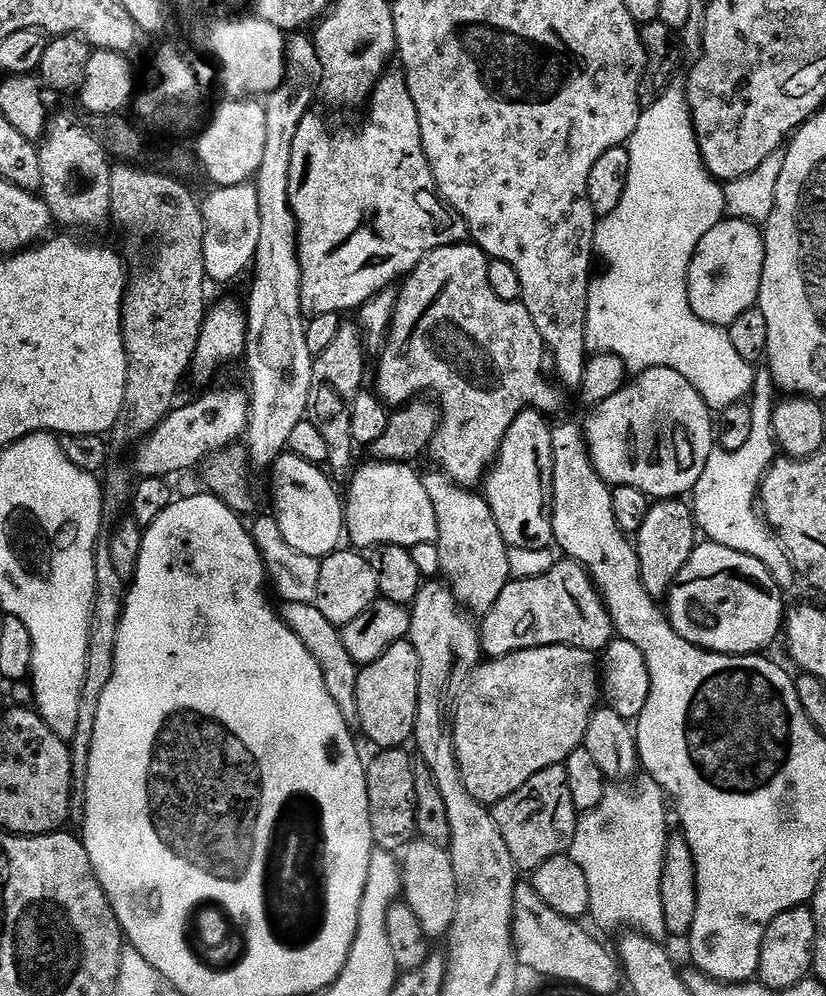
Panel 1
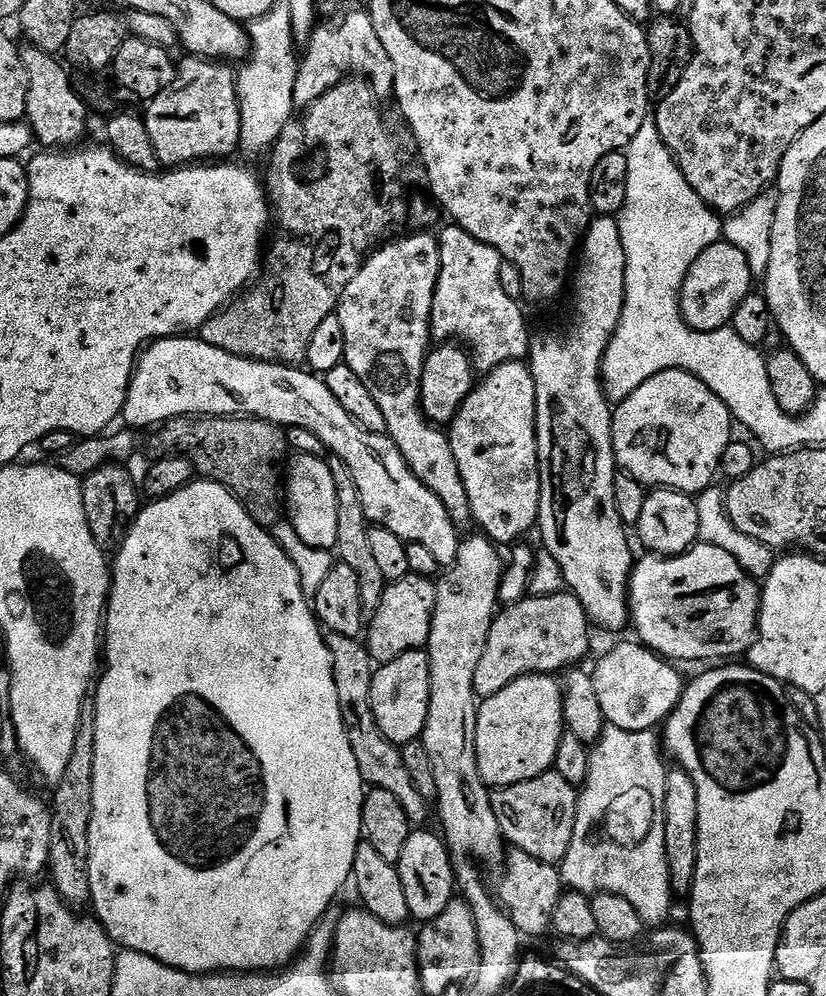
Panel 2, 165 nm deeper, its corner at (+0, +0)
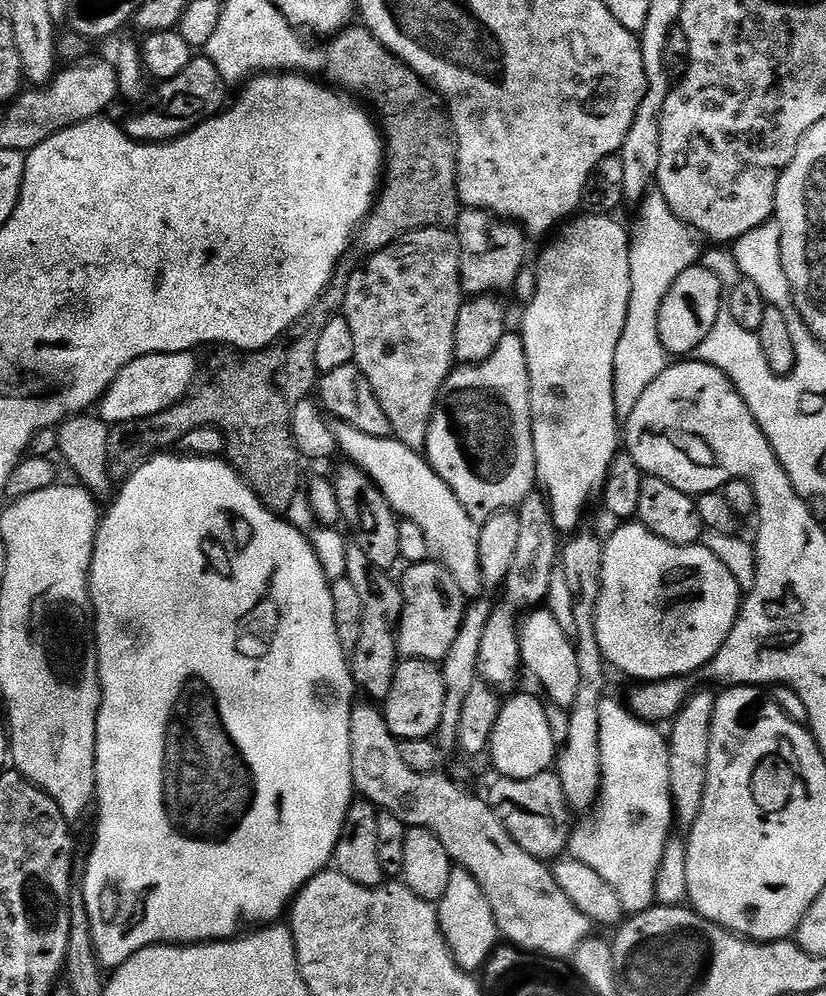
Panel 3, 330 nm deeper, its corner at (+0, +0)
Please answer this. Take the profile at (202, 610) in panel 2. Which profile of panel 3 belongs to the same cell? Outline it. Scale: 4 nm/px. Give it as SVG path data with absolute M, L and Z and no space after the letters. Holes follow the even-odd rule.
M157 454L157 455L155 455L155 456L153 456L153 457L151 457L151 458L149 458L149 459L147 459L147 460L145 460L145 461L143 461L143 463L141 463L141 464L140 464L140 465L139 465L139 467L137 467L137 469L136 469L136 471L135 471L135 472L133 472L133 473L131 473L131 475L129 475L129 476L128 476L128 477L127 477L127 479L125 479L125 480L124 480L124 481L123 481L123 484L124 484L124 489L122 489L122 490L121 490L121 492L120 492L120 493L118 493L118 494L117 494L117 496L116 496L116 501L114 501L114 502L113 502L113 504L112 504L112 505L110 505L110 506L109 506L109 508L108 508L108 513L107 513L107 512L106 512L106 511L105 511L105 512L104 512L104 513L103 513L103 516L102 516L102 519L101 519L101 521L100 521L100 527L99 527L99 528L97 528L97 530L96 530L96 541L95 541L95 542L94 542L94 550L93 550L93 551L92 551L92 569L91 569L91 570L90 570L90 574L89 574L89 575L88 575L88 587L89 587L89 589L90 589L90 591L91 591L91 594L92 594L92 611L93 611L93 613L94 613L94 627L95 627L95 630L96 630L96 657L97 657L97 658L98 658L98 666L99 666L99 667L100 667L100 687L101 687L101 689L100 689L100 713L99 713L99 714L98 714L98 722L97 722L97 723L96 723L96 799L95 799L95 801L94 801L94 804L95 804L95 807L96 807L96 808L97 808L97 809L98 809L98 808L99 808L99 807L100 807L100 821L98 821L98 822L97 822L97 824L96 824L96 841L94 841L94 842L93 842L93 844L92 844L92 853L90 853L90 854L89 854L89 856L88 856L88 865L86 865L86 866L85 866L85 868L84 868L84 889L82 889L82 895L83 895L83 897L84 897L84 908L85 908L85 910L87 910L87 912L88 912L88 917L89 917L89 918L90 918L90 930L91 930L91 931L92 931L92 937L93 937L93 938L94 938L94 946L95 946L95 947L96 947L96 956L97 956L97 958L99 958L99 960L100 960L100 963L101 963L101 965L103 965L103 967L104 967L104 968L105 968L105 969L108 969L108 970L115 970L115 969L117 969L117 968L119 968L119 967L120 967L120 965L122 965L122 964L124 964L124 963L126 963L126 961L127 961L127 960L128 960L128 959L130 959L130 957L131 957L131 956L133 956L133 955L134 955L134 953L136 953L136 952L140 952L140 951L141 951L141 950L143 950L143 949L144 949L144 948L153 948L153 947L154 947L154 945L156 945L156 944L202 944L202 943L205 943L205 942L211 942L211 941L214 941L214 940L231 940L231 939L233 939L233 937L235 937L235 936L236 936L236 935L237 935L237 933L239 933L239 932L240 932L240 931L241 931L241 928L240 928L240 923L242 923L242 922L243 922L243 920L249 920L249 922L250 922L250 923L252 923L252 924L256 924L256 925L252 925L252 926L268 926L268 925L271 925L271 924L272 924L272 923L273 923L273 922L276 922L276 921L279 921L279 920L276 920L276 919L278 919L278 918L279 918L279 916L280 916L280 915L282 915L282 914L283 914L283 912L284 912L284 915L285 915L285 913L287 913L287 912L288 912L288 911L289 911L289 908L290 908L290 905L291 905L291 903L292 903L292 901L293 901L293 900L295 900L295 898L296 898L296 896L297 896L297 895L298 895L298 893L299 893L299 892L300 892L300 891L302 891L302 890L303 890L303 888L304 888L304 887L305 887L305 886L306 886L306 885L307 885L307 884L308 884L308 883L309 883L309 882L310 882L310 881L312 881L312 879L314 879L314 878L315 878L315 877L316 877L316 875L317 875L317 874L318 874L318 873L320 873L320 872L322 872L322 871L325 871L325 869L327 869L327 868L328 868L328 867L329 867L329 865L331 865L331 864L332 864L332 863L333 863L333 860L334 860L334 857L335 857L335 855L336 855L336 847L337 847L337 846L338 846L338 842L339 842L339 841L340 841L340 835L341 835L341 834L342 834L342 833L343 833L343 832L344 832L344 823L345 823L345 822L346 822L346 814L347 814L347 813L348 813L348 811L349 811L349 810L350 810L350 806L351 806L351 805L352 805L352 801L353 801L353 799L354 799L354 785L353 785L353 783L352 783L352 755L351 755L351 754L350 754L350 714L351 714L351 713L352 713L352 705L353 705L353 703L354 703L354 697L352 697L352 692L353 692L353 693L354 693L354 681L353 681L353 678L352 678L352 665L351 665L351 663L350 663L350 656L349 656L349 653L348 653L348 652L347 652L347 651L346 651L346 649L344 649L344 647L343 647L343 646L342 646L342 642L341 642L341 641L340 641L340 639L339 639L339 638L338 638L338 626L337 626L337 625L336 625L336 623L335 623L335 622L334 622L334 598L333 598L333 597L332 597L332 586L331 586L331 583L330 583L330 581L329 581L329 579L328 579L328 576L327 576L327 575L326 575L326 574L325 574L325 572L324 572L324 570L323 570L323 568L322 568L322 562L320 562L320 561L319 561L319 560L318 560L318 554L314 554L314 546L310 546L310 542L309 542L309 541L308 541L308 538L307 538L307 536L303 536L303 535L302 535L302 533L300 533L300 531L298 531L298 530L297 530L297 529L296 529L296 528L295 528L295 527L294 527L294 526L293 526L293 524L291 524L291 523L290 523L290 522L289 522L289 520L288 520L288 519L287 519L287 518L285 518L285 517L284 517L284 516L283 516L283 515L280 515L280 514L277 514L277 513L274 513L274 512L271 512L271 511L270 511L270 510L269 510L269 509L268 509L268 508L265 508L265 507L264 507L264 503L262 503L262 502L261 502L261 501L260 501L260 499L259 499L259 498L257 498L257 497L256 497L256 495L255 495L255 494L254 494L254 490L253 490L253 489L252 489L252 488L251 488L251 487L250 487L250 486L249 486L249 484L247 484L247 482L246 482L246 481L244 481L244 480L243 480L243 479L242 479L242 477L240 477L240 473L239 473L239 472L237 472L237 471L236 471L236 469L235 469L235 468L233 468L233 467L232 467L232 465L231 465L231 464L229 464L229 463L227 463L227 462L225 462L225 461L224 461L224 460L223 460L223 459L220 459L220 458L209 458L209 457L207 457L207 456L186 456L186 455L183 455L183 454Z

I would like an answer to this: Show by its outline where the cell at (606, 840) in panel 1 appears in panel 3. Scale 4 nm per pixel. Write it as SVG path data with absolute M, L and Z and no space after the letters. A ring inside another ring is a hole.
M605 698L598 710L600 723L600 745L602 746L602 786L600 799L591 813L589 824L573 831L567 851L571 859L590 866L618 894L625 913L644 912L657 903L655 880L662 866L663 852L670 839L668 827L674 824L672 795L670 794L670 750L667 735L659 732L655 723L641 720L631 707L619 704L612 698Z

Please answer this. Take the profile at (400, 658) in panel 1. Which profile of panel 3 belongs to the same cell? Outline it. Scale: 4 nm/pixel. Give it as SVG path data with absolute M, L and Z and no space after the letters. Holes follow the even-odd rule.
M405 659L396 668L390 694L382 702L382 711L397 740L427 740L435 737L440 728L445 700L446 686L441 665L431 660Z

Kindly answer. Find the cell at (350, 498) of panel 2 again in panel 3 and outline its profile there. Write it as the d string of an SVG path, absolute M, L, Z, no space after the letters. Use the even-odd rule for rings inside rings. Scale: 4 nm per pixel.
M350 546L346 550L346 570L350 582L354 582L362 601L362 635L358 638L358 646L351 657L352 678L357 689L365 692L372 702L383 702L390 694L390 686L394 682L396 668L402 662L396 631L400 629L400 615L404 599L399 583L391 580L389 573L383 568L374 566L370 558L366 558L366 550L359 546Z

